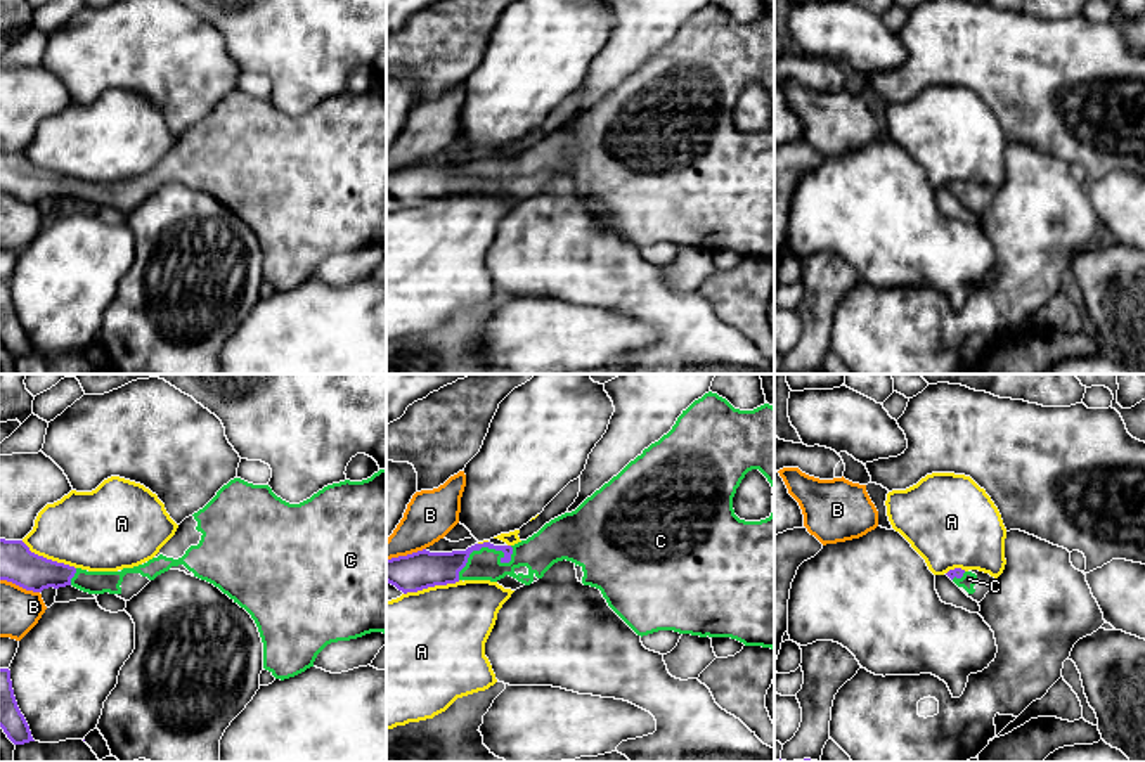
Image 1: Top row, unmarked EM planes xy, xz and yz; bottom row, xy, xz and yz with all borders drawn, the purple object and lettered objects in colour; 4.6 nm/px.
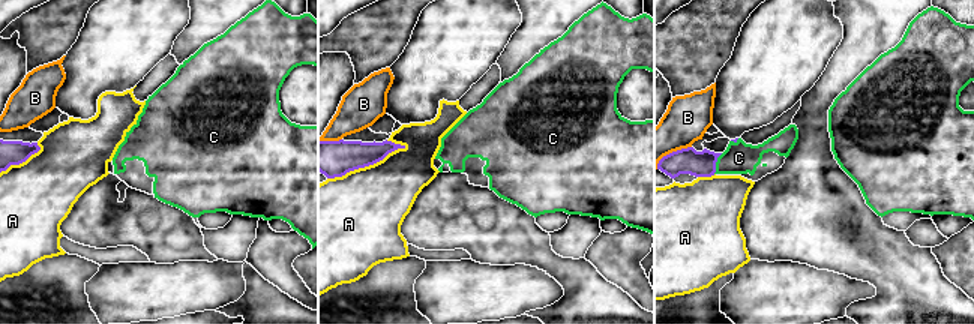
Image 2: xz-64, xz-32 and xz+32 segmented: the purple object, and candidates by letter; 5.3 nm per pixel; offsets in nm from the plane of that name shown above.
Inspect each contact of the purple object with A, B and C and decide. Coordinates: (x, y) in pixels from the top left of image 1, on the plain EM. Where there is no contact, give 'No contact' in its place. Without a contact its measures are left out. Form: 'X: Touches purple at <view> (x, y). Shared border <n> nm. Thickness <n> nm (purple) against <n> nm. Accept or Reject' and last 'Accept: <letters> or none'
A: Touches purple at xy (49, 172). Shared border 280 nm. Thickness 170 nm (purple) against 360 nm. Reject
B: Touches purple at xy (19, 198). Shared border 200 nm. Thickness 170 nm (purple) against 190 nm. Reject
C: Touches purple at xz (487, 158). Shared border 300 nm. Thickness 160 nm (purple) against 170 nm. Accept
Accept: C

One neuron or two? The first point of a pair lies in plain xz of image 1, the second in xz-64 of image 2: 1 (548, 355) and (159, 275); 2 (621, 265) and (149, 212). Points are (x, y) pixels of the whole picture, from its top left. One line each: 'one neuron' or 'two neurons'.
1: one neuron
2: one neuron

